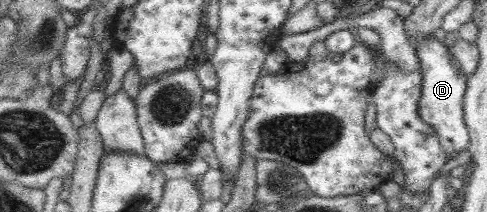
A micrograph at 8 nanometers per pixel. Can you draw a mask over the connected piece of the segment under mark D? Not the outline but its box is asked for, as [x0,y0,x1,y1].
[414,36,470,159]

